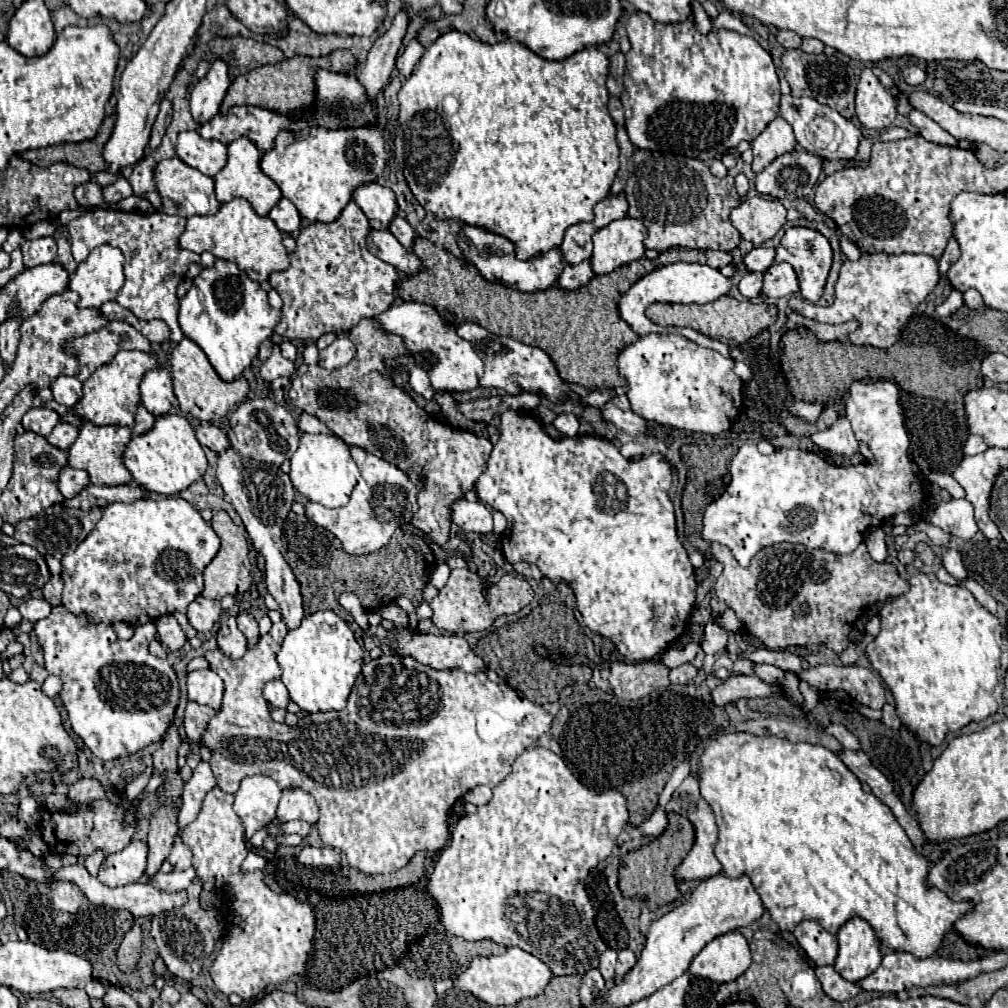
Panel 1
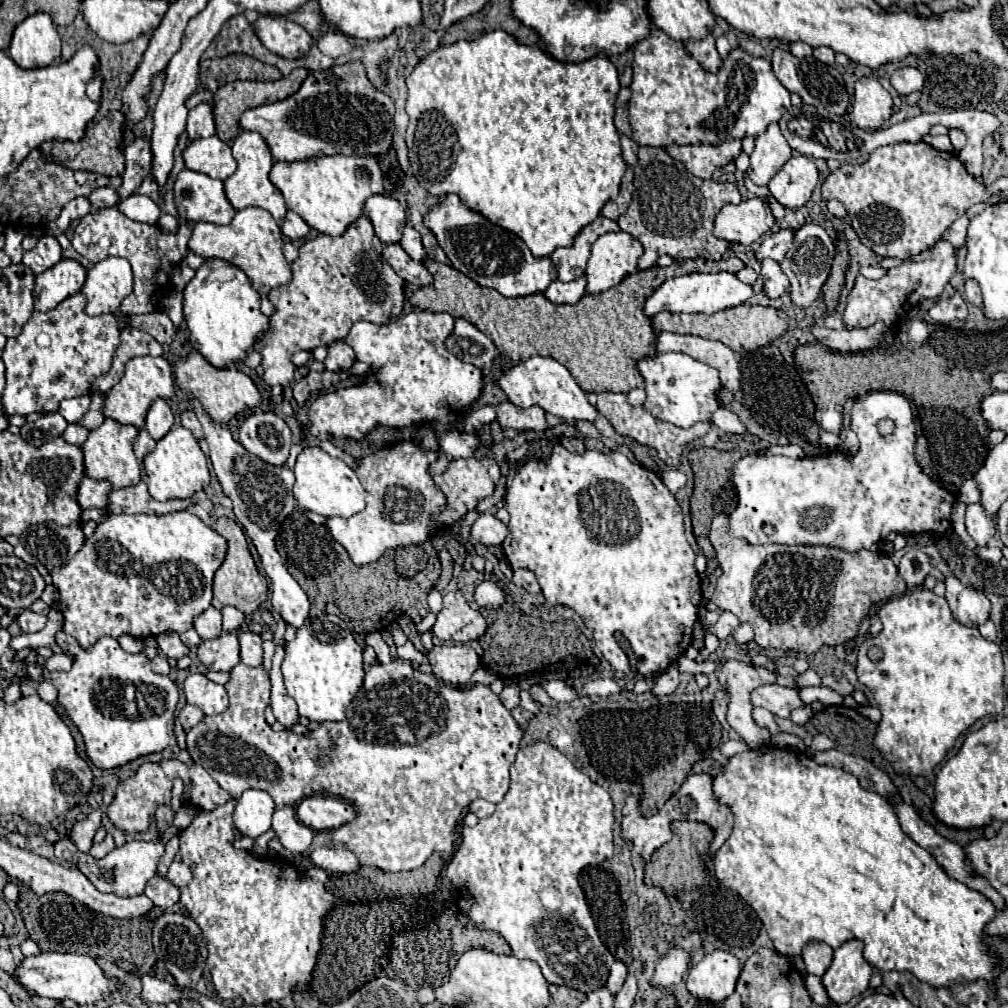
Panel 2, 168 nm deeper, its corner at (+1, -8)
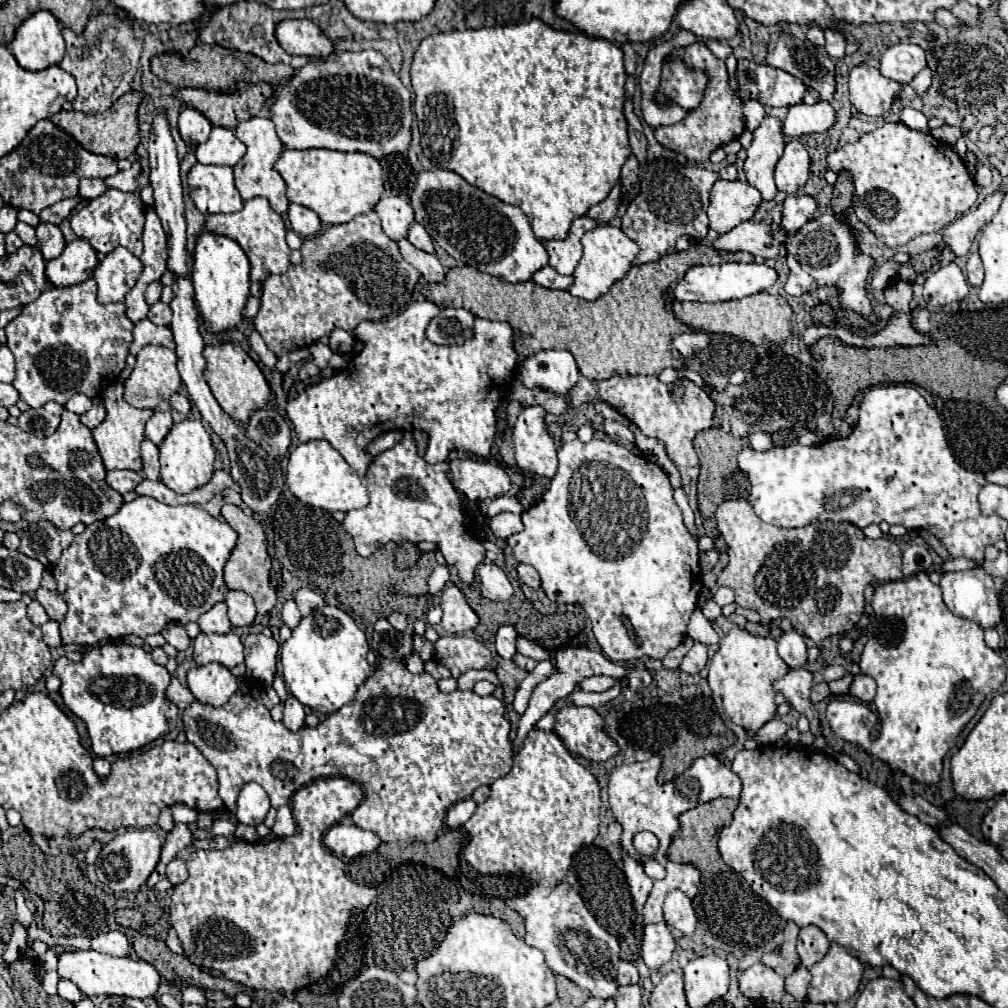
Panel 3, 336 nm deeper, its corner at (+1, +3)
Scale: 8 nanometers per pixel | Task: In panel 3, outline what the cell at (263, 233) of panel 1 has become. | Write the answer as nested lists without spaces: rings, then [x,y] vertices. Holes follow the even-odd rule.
[[[255,197],[245,201],[243,209],[237,213],[229,213],[229,215],[207,215],[205,217],[205,231],[215,233],[215,235],[225,235],[235,239],[241,249],[245,251],[245,255],[251,261],[251,281],[259,281],[263,283],[269,275],[277,275],[277,273],[285,273],[289,267],[289,247],[285,243],[285,223],[281,219],[281,215],[277,215],[269,201],[265,201],[265,197]]]

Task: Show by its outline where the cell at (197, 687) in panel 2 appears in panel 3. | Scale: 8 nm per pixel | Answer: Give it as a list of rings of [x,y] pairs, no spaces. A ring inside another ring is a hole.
[[[207,663],[189,669],[187,685],[199,703],[221,707],[237,691],[239,679],[233,677],[227,667],[219,663]]]

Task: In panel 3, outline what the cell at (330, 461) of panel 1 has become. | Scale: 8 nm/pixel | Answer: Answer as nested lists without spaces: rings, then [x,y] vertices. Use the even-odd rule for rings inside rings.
[[[307,441],[291,451],[287,465],[287,485],[301,503],[321,507],[325,511],[345,513],[365,507],[369,503],[369,491],[365,481],[327,441]]]

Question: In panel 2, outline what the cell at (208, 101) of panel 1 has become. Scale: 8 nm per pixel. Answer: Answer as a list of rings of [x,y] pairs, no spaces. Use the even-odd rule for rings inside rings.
[[[203,102],[189,110],[187,118],[187,136],[189,140],[197,138],[209,138],[215,134],[215,122],[213,122],[213,106],[211,102]]]

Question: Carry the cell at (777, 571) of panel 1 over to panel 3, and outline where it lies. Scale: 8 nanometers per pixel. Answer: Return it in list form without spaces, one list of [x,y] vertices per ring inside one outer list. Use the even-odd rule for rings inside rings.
[[[745,499],[723,501],[717,507],[715,519],[717,519],[717,529],[729,547],[727,549],[729,563],[721,571],[717,585],[731,587],[735,591],[735,603],[739,607],[757,611],[761,615],[761,625],[765,629],[773,629],[775,619],[789,619],[791,627],[801,637],[809,637],[815,643],[819,643],[825,637],[849,631],[861,619],[865,607],[863,591],[867,585],[903,579],[899,547],[885,537],[869,539],[855,525],[821,521],[799,529],[781,529],[763,523],[753,513],[751,505]]]

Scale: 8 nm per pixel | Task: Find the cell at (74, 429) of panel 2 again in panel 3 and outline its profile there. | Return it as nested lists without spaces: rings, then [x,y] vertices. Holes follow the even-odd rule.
[[[93,405],[87,413],[79,415],[79,421],[83,425],[87,425],[89,429],[95,429],[103,419],[105,419],[105,407],[103,405]]]

